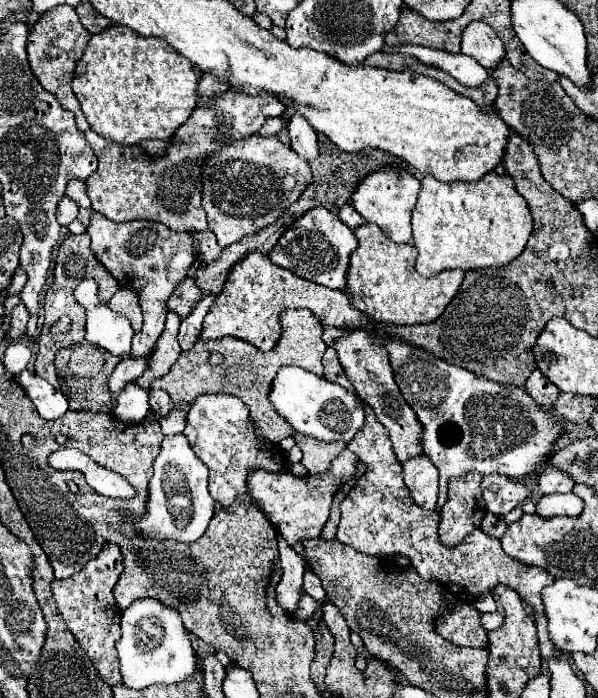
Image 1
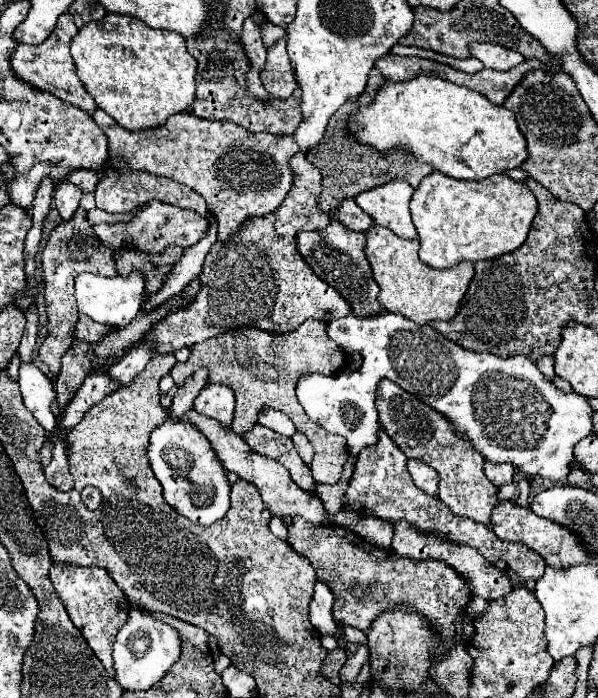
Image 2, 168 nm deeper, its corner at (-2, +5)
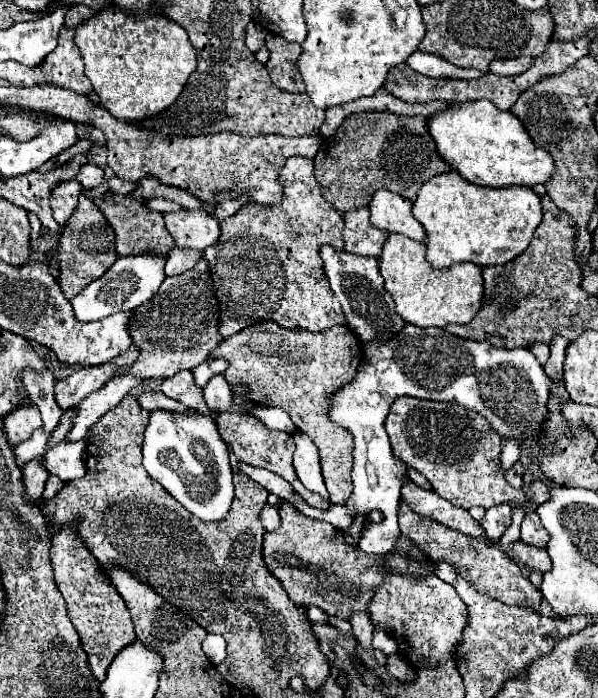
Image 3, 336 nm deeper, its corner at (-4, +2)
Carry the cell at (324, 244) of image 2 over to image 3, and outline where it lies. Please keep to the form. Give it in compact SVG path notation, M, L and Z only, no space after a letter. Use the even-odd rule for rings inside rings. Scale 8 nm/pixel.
M323 246L321 250L325 274L331 282L331 290L343 306L347 316L347 326L361 342L381 340L387 342L389 334L397 334L405 320L395 312L395 302L391 294L383 288L383 278L379 274L379 264L375 258L363 258L349 252L339 252L333 246Z

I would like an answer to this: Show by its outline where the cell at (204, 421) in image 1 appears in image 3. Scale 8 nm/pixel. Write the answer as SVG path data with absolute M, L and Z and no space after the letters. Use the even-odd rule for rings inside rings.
M213 376L211 382L207 382L203 386L203 394L205 394L205 402L211 410L219 410L219 412L243 412L231 406L231 388L225 382L225 376Z

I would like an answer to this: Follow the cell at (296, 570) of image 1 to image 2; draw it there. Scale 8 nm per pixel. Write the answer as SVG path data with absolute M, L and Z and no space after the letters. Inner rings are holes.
M271 517L271 523L269 523L269 529L275 537L287 541L289 539L289 533L287 533L287 525L283 523L283 519L277 519L277 517Z

